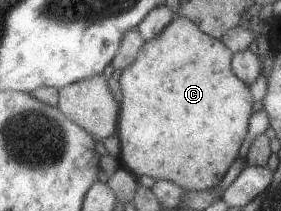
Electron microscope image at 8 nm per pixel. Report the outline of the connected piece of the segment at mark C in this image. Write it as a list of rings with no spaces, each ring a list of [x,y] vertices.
[[[175,16],[173,21],[159,35],[155,35],[149,41],[144,41],[141,49],[137,52],[135,61],[125,67],[118,78],[122,99],[119,103],[115,134],[119,139],[120,152],[117,159],[120,166],[129,170],[137,179],[142,175],[147,175],[154,180],[171,181],[171,183],[179,185],[185,192],[191,190],[209,191],[209,189],[213,189],[215,185],[218,185],[229,165],[238,157],[241,141],[247,135],[249,116],[253,112],[253,101],[251,94],[249,94],[249,88],[233,75],[230,66],[231,58],[231,51],[220,40],[204,34],[195,23],[181,16]]]

